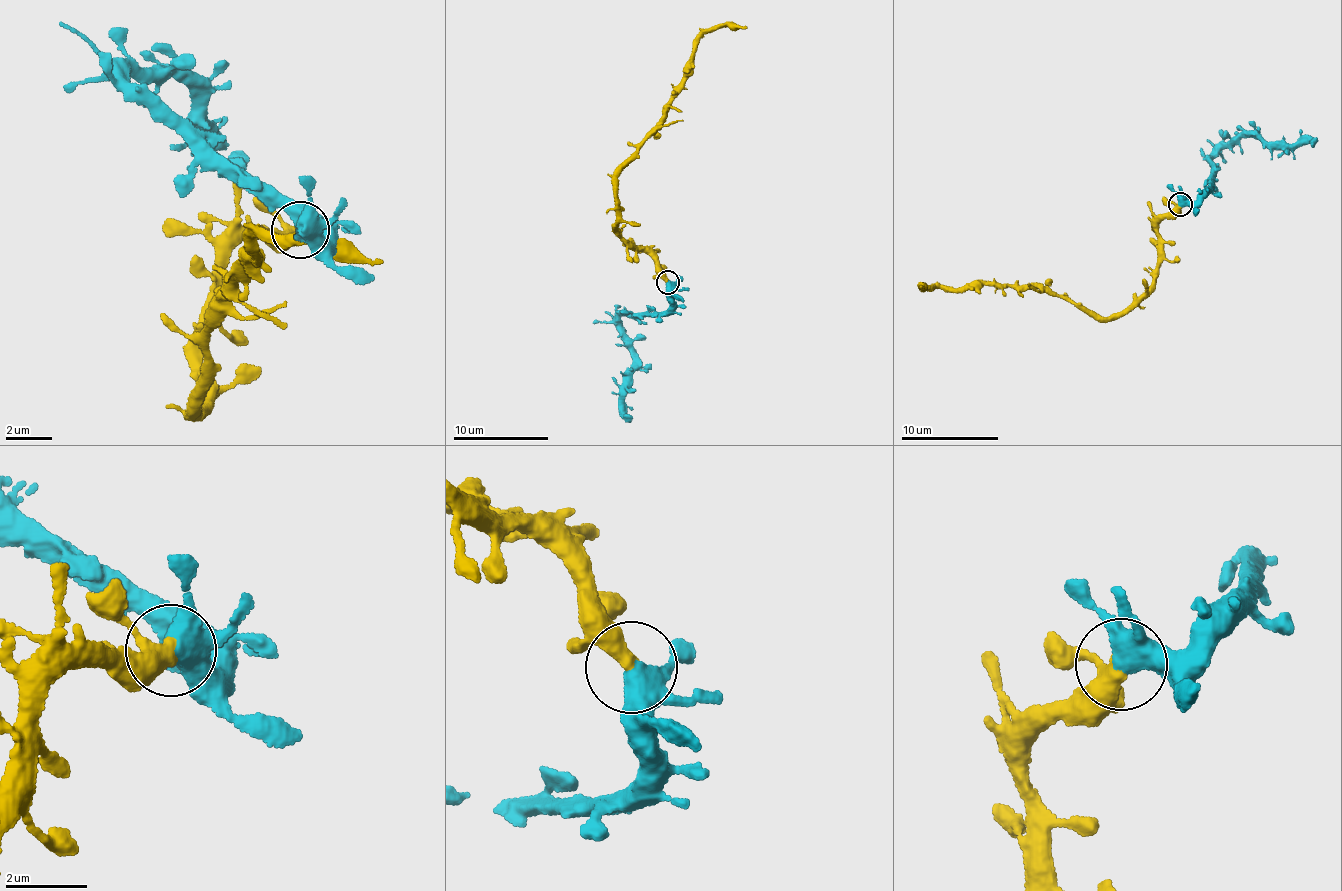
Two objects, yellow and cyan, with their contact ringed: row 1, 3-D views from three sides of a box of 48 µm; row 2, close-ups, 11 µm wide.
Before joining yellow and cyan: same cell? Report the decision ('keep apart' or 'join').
join

